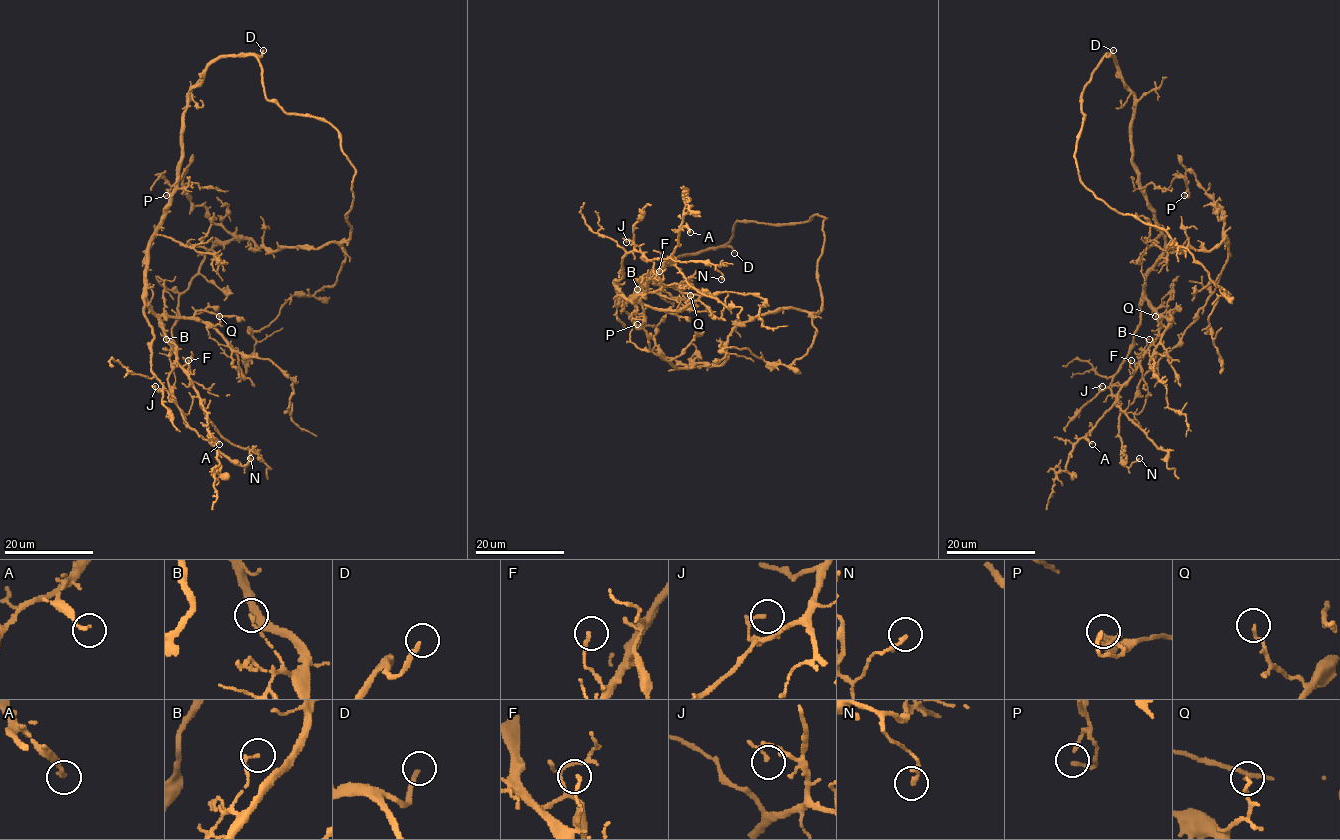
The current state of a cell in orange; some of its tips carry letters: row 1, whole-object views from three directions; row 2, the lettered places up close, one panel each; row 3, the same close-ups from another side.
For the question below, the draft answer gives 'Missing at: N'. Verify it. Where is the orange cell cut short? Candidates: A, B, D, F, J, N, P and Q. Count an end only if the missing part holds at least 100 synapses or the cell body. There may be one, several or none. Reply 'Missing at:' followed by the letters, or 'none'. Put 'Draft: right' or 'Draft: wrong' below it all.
Missing at: D
Draft: wrong

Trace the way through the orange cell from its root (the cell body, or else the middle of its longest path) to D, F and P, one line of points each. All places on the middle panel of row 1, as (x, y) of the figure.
D: (736, 223), (728, 244), (734, 253)
F: (736, 223), (724, 245), (682, 254), (620, 304), (616, 284), (635, 299), (659, 271)
P: (736, 223), (823, 216), (821, 309), (777, 309), (740, 322), (720, 364), (665, 358), (655, 327), (637, 324)

